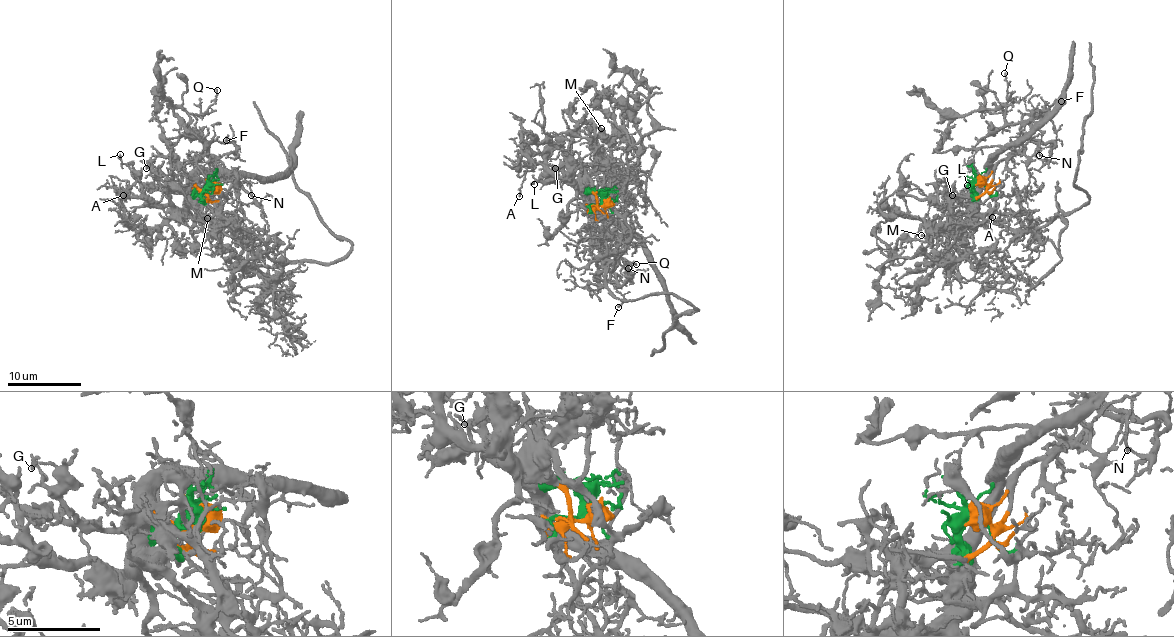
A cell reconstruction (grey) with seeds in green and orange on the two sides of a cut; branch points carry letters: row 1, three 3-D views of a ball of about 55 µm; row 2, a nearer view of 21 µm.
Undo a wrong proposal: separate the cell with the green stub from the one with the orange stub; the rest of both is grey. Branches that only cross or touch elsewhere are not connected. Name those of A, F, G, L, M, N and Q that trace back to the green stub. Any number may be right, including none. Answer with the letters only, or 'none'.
A, G, L, M

